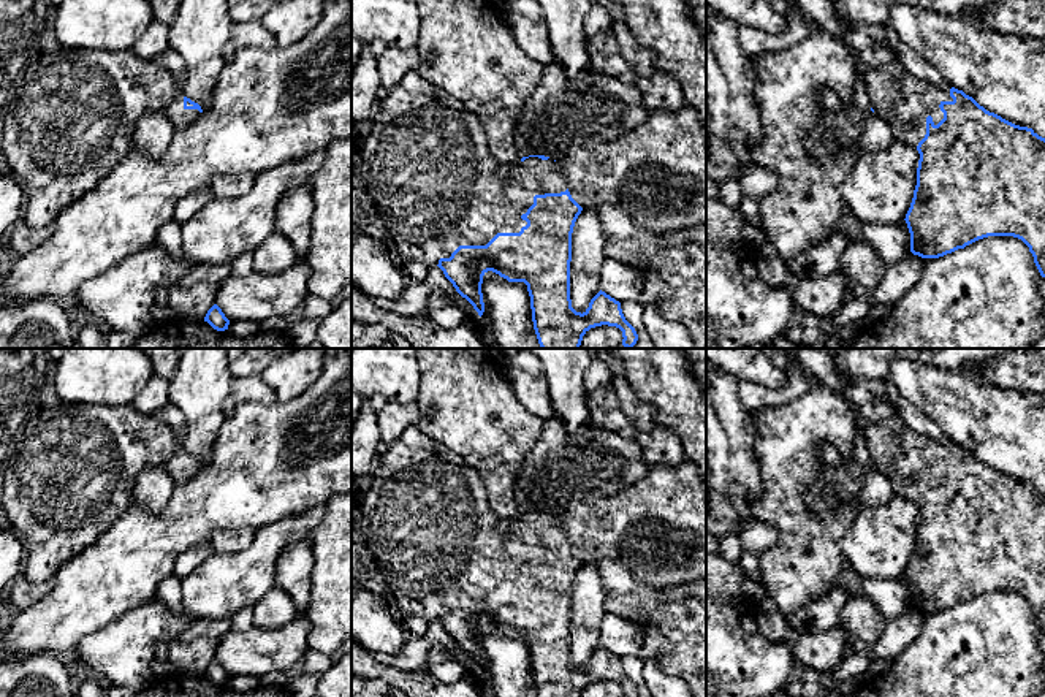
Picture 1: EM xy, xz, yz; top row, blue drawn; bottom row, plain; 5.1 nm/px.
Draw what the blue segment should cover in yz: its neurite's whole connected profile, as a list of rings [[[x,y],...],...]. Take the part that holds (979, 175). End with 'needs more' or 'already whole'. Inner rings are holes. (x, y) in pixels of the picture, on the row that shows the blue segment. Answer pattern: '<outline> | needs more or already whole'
[[[899,62],[861,68],[871,111],[893,131],[896,141],[920,154],[917,185],[906,223],[910,252],[939,258],[988,238],[1021,239],[1045,277],[1045,138],[986,111],[955,87],[934,87]]] | needs more

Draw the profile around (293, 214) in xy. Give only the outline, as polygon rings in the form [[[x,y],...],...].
[[[296,185],[285,192],[276,211],[276,231],[293,246],[298,260],[304,261],[310,246],[310,220],[314,198],[309,185]]]

